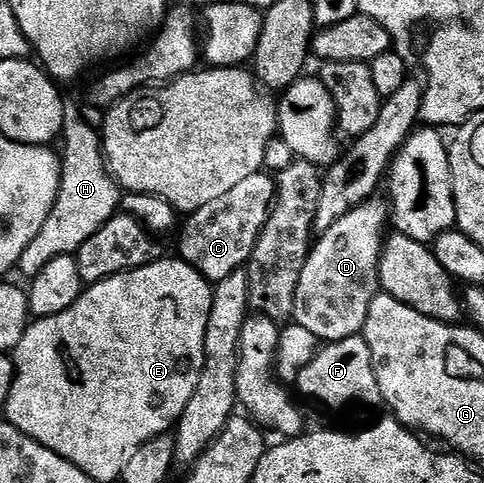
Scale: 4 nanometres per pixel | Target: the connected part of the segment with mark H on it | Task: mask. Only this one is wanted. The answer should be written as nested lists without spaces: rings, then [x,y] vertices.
[[[72,104],[64,108],[64,128],[62,143],[64,154],[60,158],[60,191],[56,197],[50,216],[46,216],[46,224],[42,224],[42,232],[30,240],[30,248],[22,252],[19,273],[24,273],[28,280],[38,276],[42,268],[55,257],[75,255],[77,248],[86,244],[102,224],[106,224],[121,209],[122,191],[116,185],[116,179],[108,173],[104,160],[102,134],[80,115],[80,110]]]

